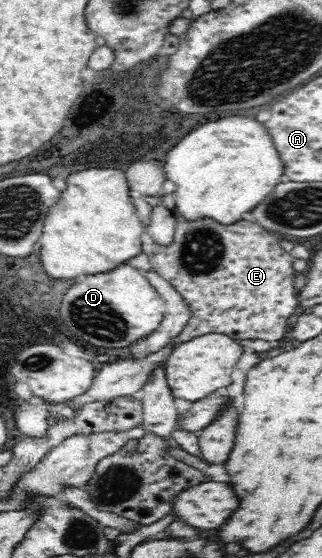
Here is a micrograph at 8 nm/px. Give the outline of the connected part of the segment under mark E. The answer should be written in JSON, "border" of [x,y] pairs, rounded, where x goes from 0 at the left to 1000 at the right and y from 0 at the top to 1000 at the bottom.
{"border":[[[547,385],[540,421],[525,437],[503,439],[475,430],[457,414],[438,421],[438,450],[447,452],[478,484],[512,500],[565,534],[587,554],[587,570],[571,586],[525,611],[553,622],[590,608],[640,599],[711,600],[730,609],[801,608],[866,622],[898,593],[894,572],[913,561],[925,538],[925,516],[913,509],[910,461],[873,441],[873,427],[795,398],[764,392],[689,403],[652,389],[584,394]]]}

